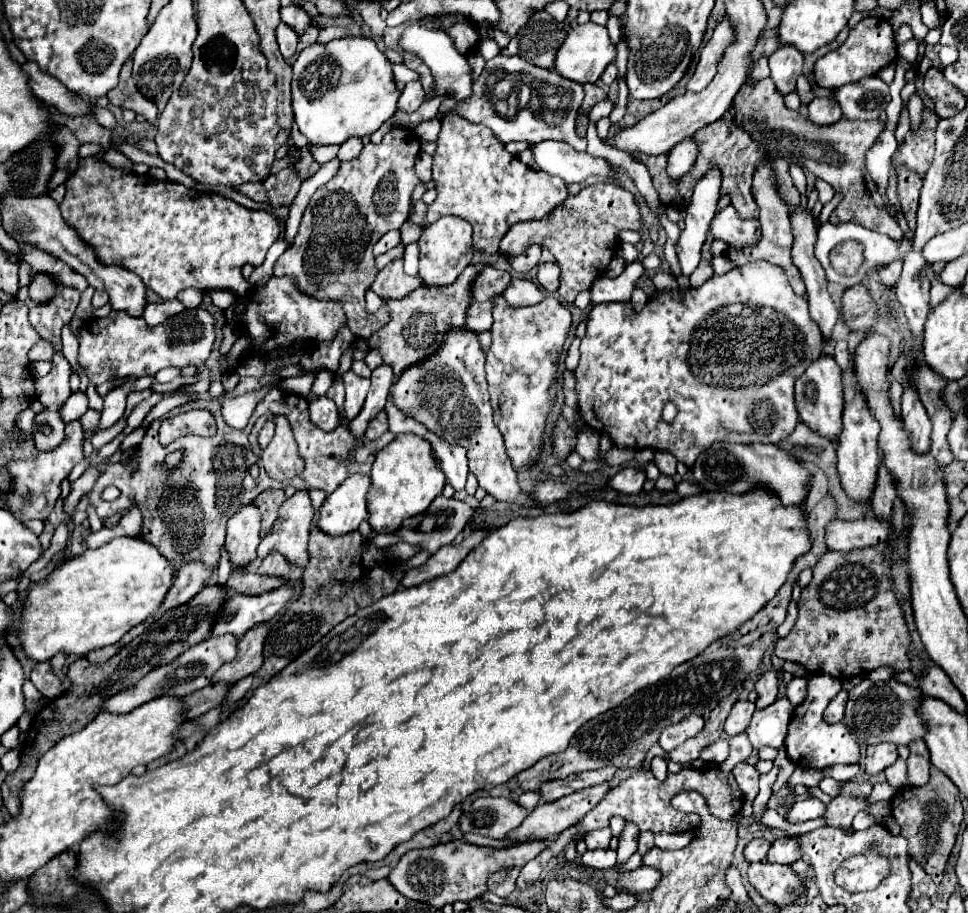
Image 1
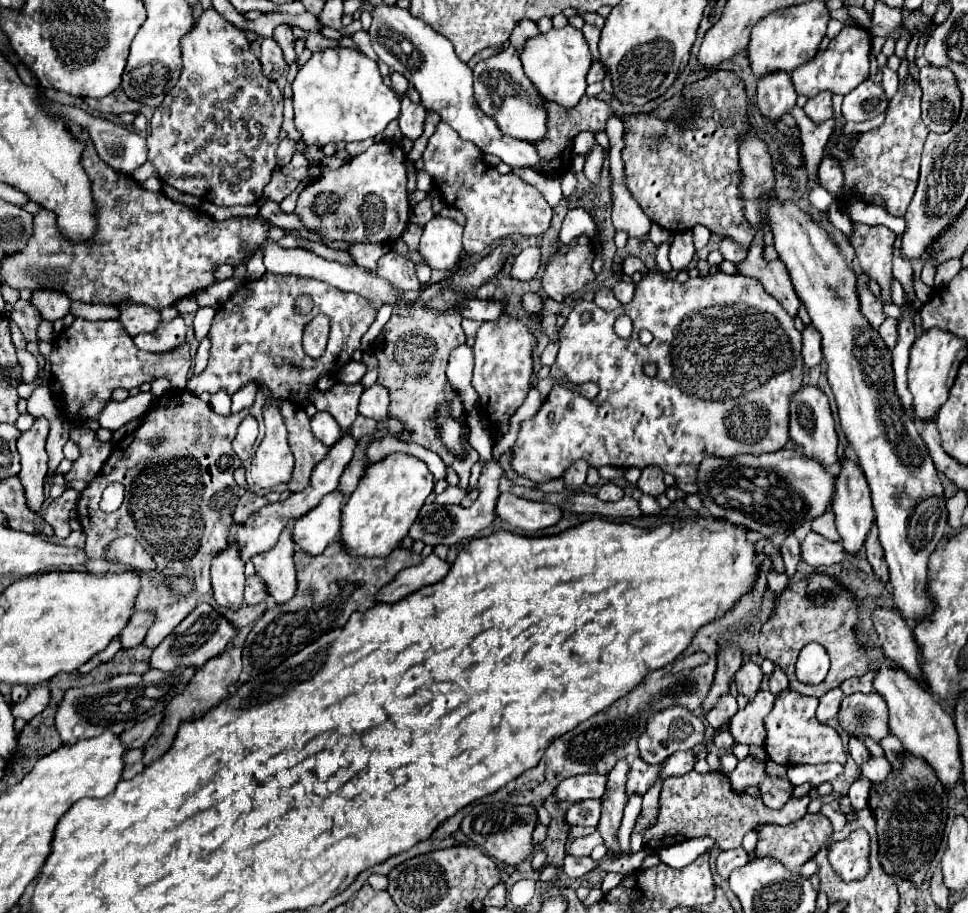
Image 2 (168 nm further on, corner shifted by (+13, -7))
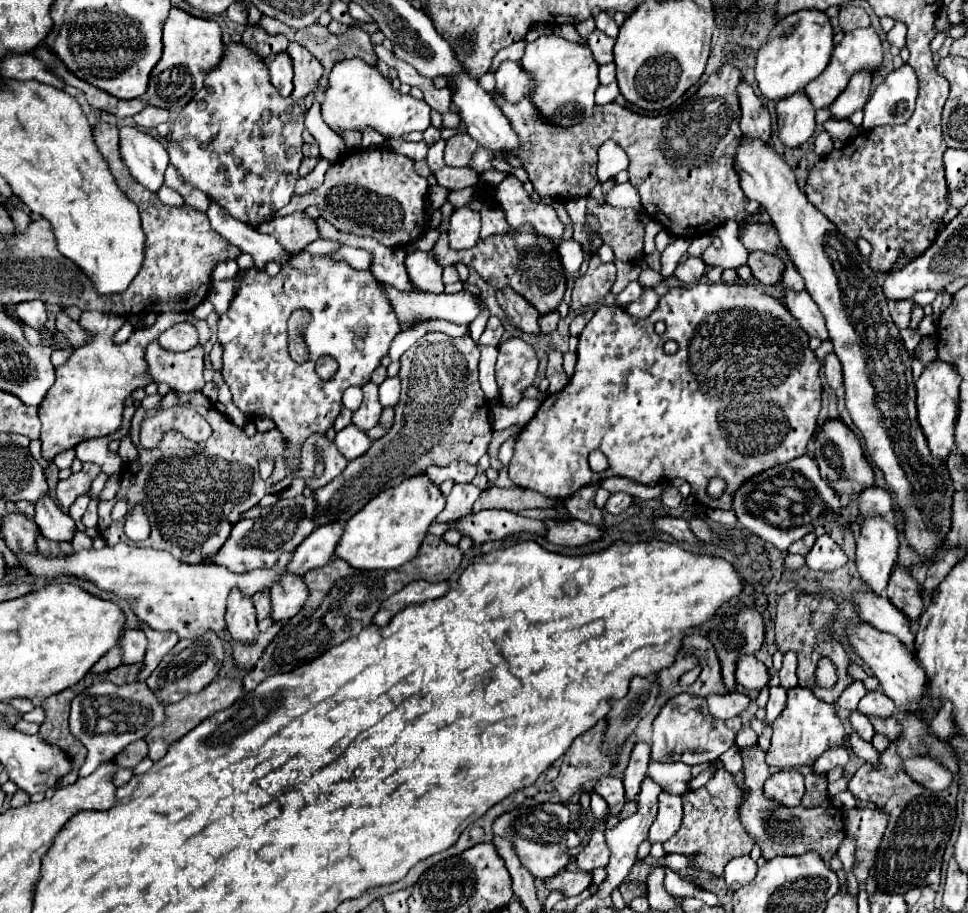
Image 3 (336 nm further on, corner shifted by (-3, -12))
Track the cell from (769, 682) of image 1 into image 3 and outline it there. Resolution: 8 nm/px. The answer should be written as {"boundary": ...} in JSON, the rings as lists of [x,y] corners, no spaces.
{"boundary":[[[742,656],[738,660],[738,668],[736,668],[736,682],[744,688],[744,690],[756,690],[760,692],[762,688],[768,686],[768,668],[756,660],[754,656]]]}

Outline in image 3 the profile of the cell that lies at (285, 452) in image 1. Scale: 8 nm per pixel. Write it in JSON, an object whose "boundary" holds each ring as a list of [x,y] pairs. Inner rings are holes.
{"boundary":[[[300,252],[292,256],[292,260],[274,278],[256,268],[250,268],[244,274],[236,298],[218,322],[218,342],[224,346],[222,376],[230,386],[232,402],[240,412],[244,412],[246,416],[272,416],[286,442],[284,466],[290,474],[294,474],[300,468],[300,450],[304,440],[312,432],[322,430],[320,426],[334,424],[334,418],[342,408],[344,390],[348,386],[364,386],[370,380],[370,374],[380,366],[382,356],[388,354],[388,346],[398,332],[400,324],[396,320],[396,314],[372,272],[352,270],[346,262],[332,262],[328,256],[312,256],[308,252]],[[298,308],[306,308],[312,312],[312,320],[304,328],[304,340],[308,344],[310,358],[302,364],[290,358],[286,344],[286,320]],[[324,354],[334,356],[338,362],[338,372],[330,380],[322,380],[314,372],[314,362]]]}

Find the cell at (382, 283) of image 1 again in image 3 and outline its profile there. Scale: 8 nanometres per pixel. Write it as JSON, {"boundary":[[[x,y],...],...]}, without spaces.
{"boundary":[[[414,250],[408,252],[406,256],[406,272],[410,282],[428,292],[444,292],[444,282],[442,282],[442,268],[436,264],[434,256],[430,252]]]}

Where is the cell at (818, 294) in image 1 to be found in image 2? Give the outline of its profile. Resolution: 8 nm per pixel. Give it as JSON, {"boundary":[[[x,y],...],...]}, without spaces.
{"boundary":[[[806,327],[804,333],[804,347],[802,347],[802,357],[806,367],[816,367],[822,361],[822,351],[820,351],[820,337],[816,335],[814,327]]]}

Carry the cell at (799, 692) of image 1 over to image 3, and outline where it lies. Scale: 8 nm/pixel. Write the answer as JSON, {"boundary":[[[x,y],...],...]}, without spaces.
{"boundary":[[[786,652],[784,654],[784,664],[780,668],[780,682],[784,690],[790,690],[794,686],[798,686],[798,676],[796,676],[796,654],[794,652]]]}

